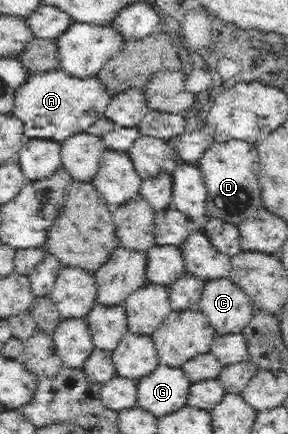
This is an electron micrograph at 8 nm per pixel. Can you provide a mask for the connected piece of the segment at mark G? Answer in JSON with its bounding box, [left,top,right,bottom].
[137,364,190,418]

